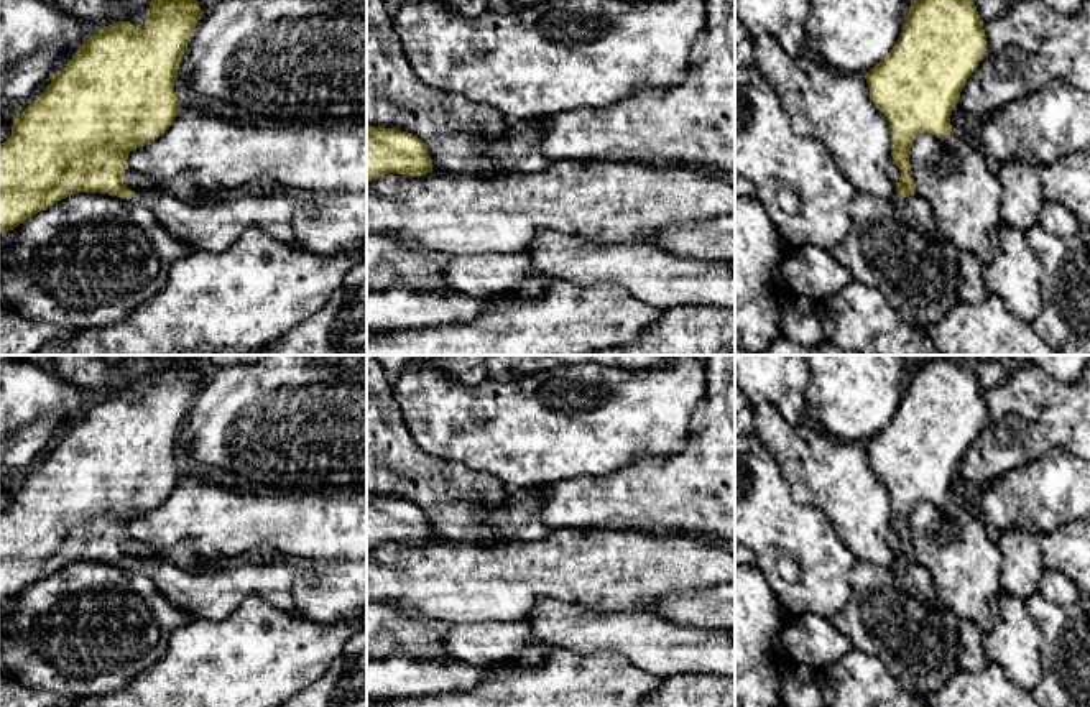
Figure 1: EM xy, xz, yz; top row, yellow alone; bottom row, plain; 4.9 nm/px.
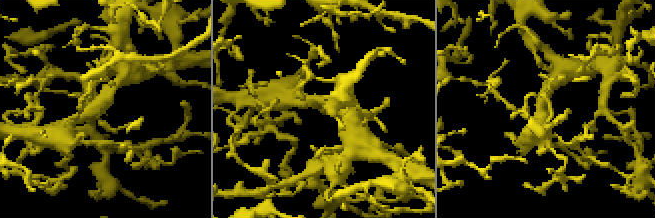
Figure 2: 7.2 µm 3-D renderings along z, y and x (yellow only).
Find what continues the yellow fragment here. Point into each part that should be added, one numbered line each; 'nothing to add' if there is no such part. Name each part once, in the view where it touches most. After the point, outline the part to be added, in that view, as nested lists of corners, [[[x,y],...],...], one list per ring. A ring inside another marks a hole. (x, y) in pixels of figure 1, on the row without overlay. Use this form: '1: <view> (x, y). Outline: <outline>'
1: xy (214, 596). Outline: [[[158,557],[135,561],[130,567],[146,574],[176,607],[194,617],[224,620],[248,597],[261,597],[276,610],[299,618],[291,587],[298,571],[281,564],[245,566],[225,572],[186,572]]]

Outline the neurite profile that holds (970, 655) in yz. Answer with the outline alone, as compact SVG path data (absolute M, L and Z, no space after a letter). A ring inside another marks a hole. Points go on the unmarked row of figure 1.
M960 620L957 661L960 671L977 674L988 664L983 649L983 633L972 622Z

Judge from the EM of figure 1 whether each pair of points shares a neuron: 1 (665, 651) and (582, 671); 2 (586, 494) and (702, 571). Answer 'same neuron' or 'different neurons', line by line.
1: different neurons
2: different neurons

